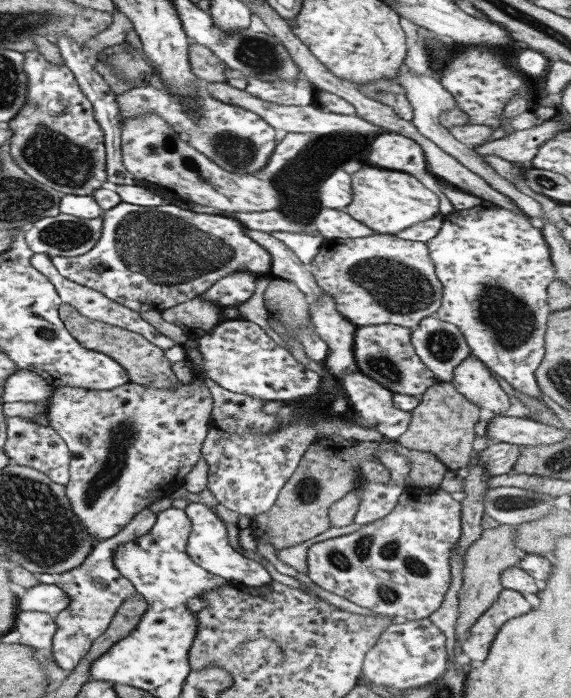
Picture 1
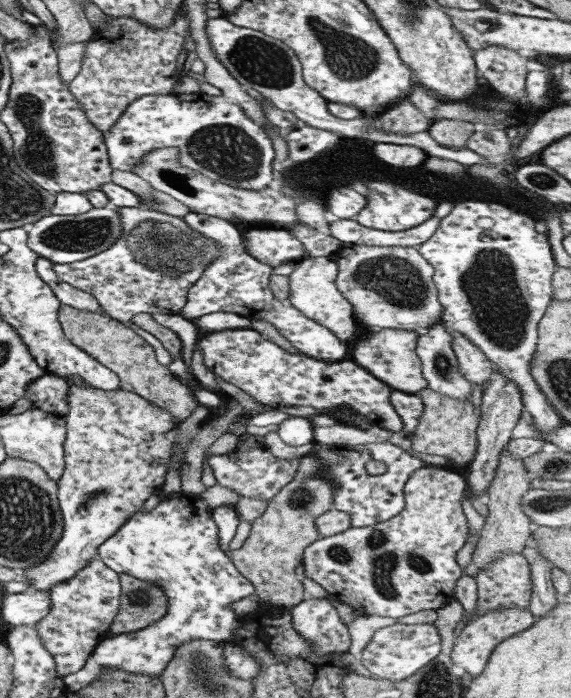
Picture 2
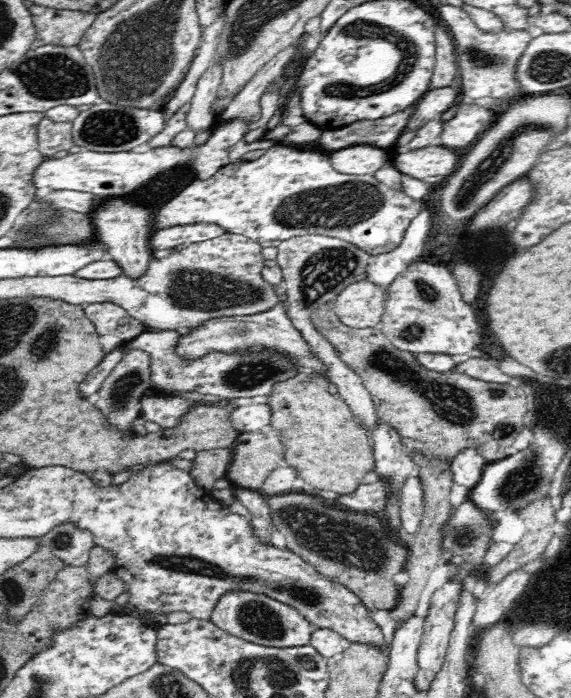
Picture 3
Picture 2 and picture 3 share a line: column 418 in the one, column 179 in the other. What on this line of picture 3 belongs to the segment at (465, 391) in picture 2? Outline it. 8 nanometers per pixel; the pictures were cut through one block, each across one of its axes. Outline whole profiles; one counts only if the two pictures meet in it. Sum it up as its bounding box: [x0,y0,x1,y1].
[175,301,326,376]

